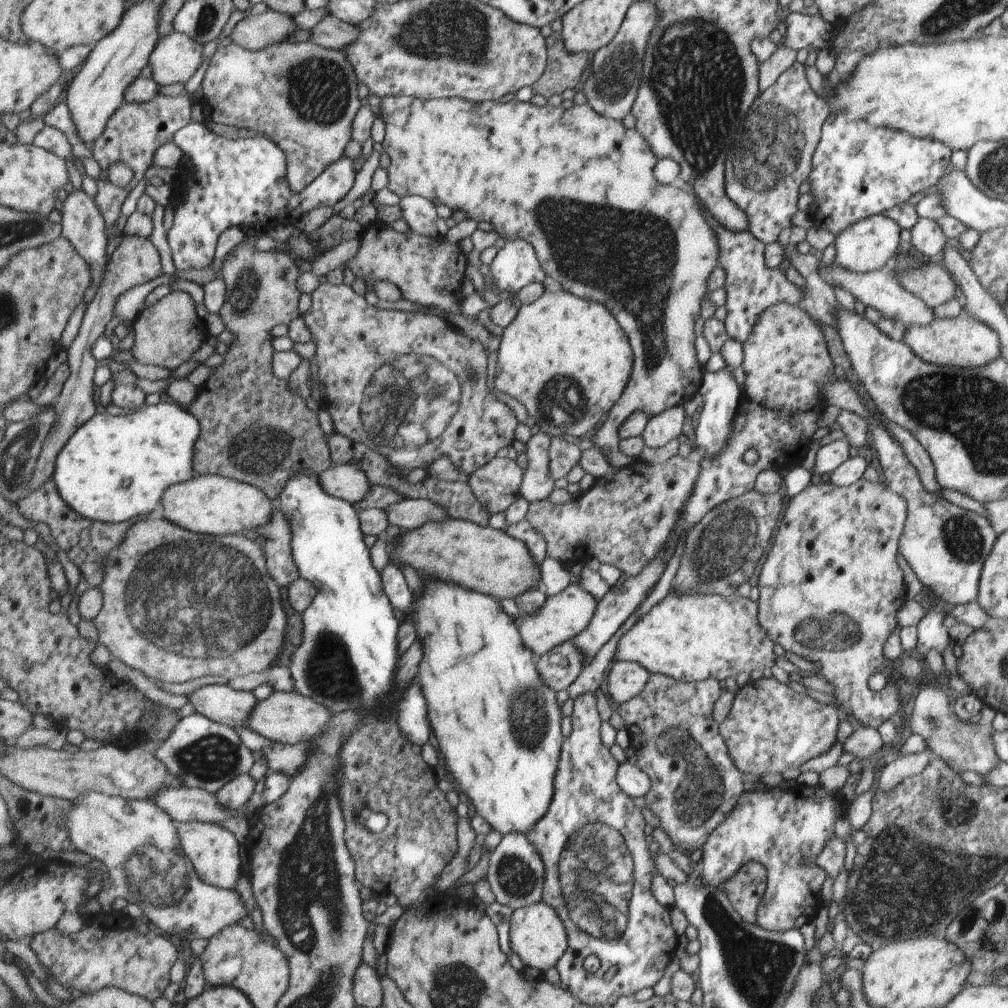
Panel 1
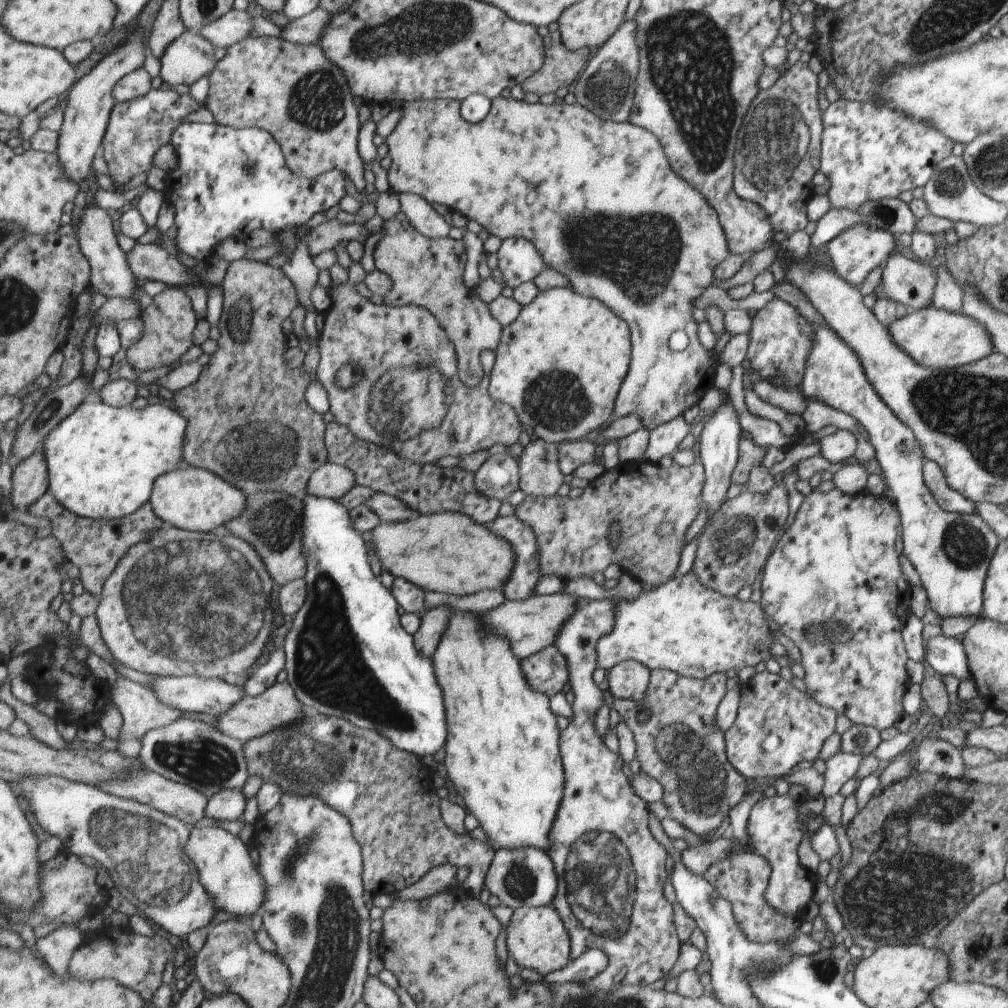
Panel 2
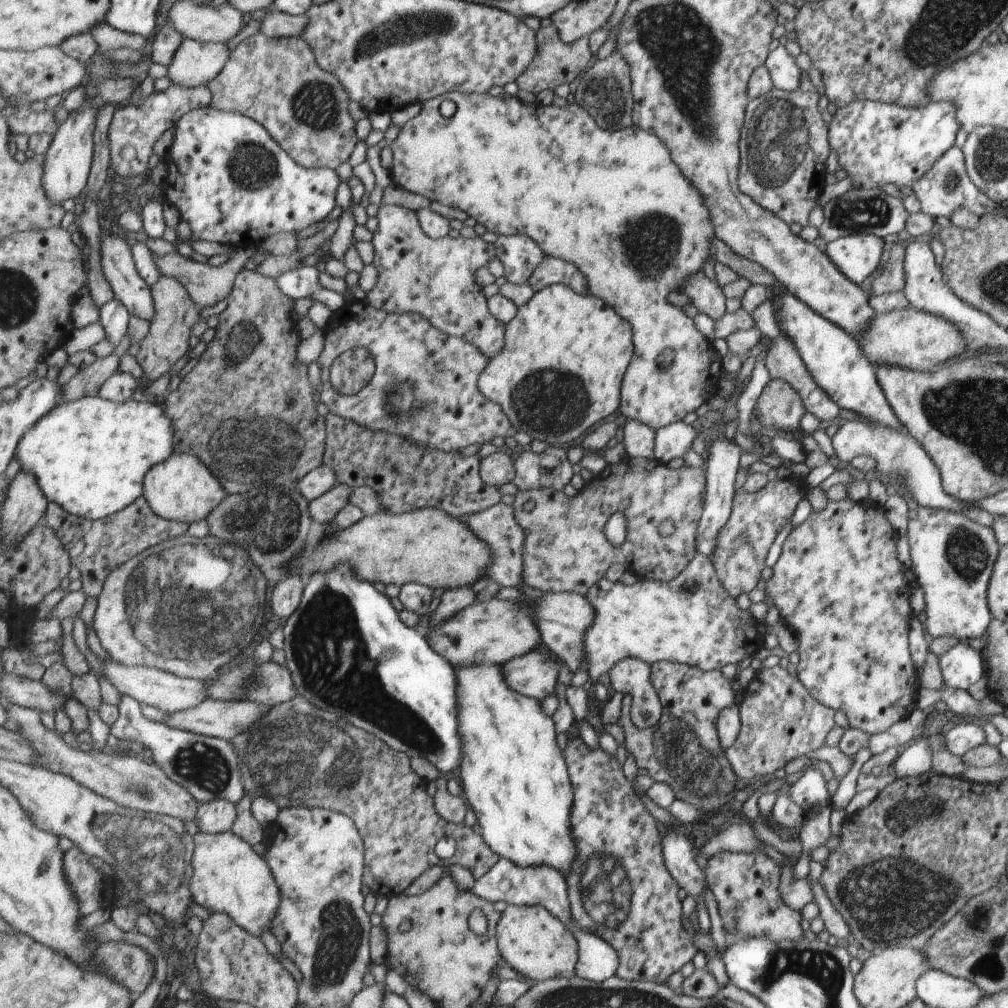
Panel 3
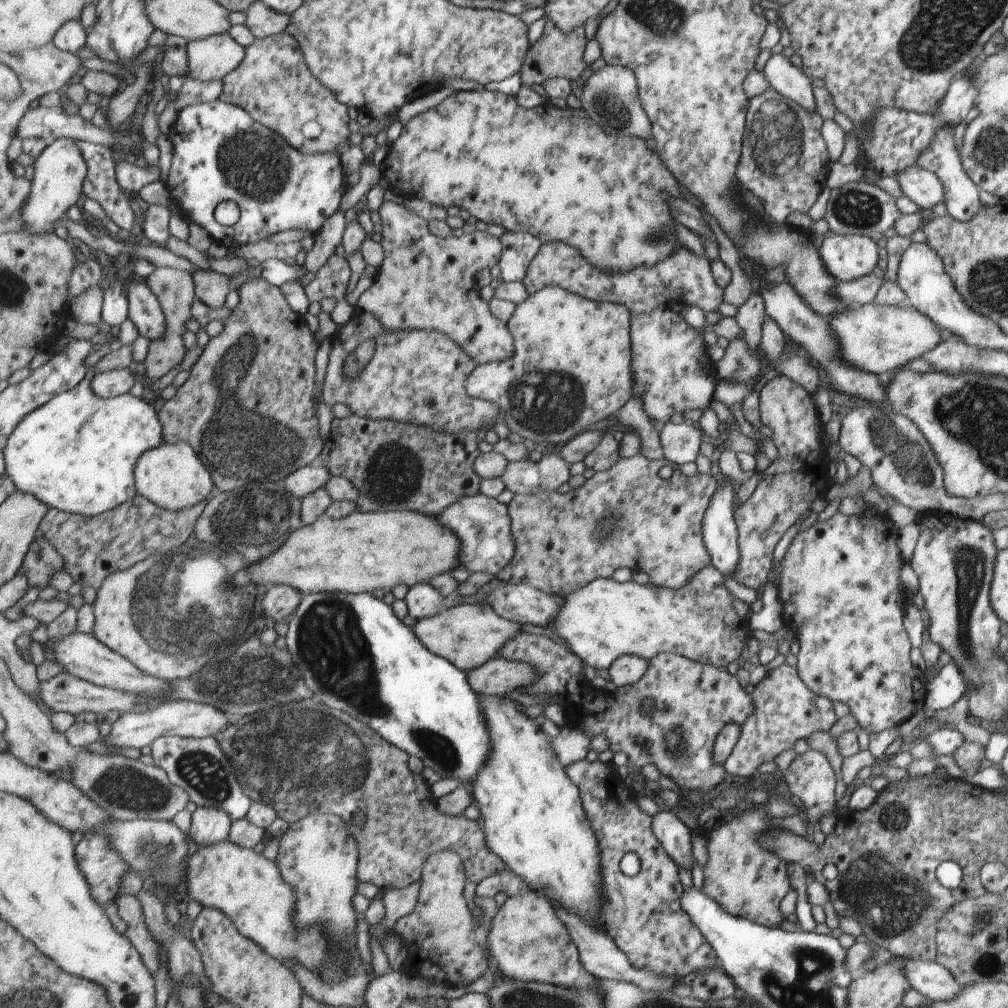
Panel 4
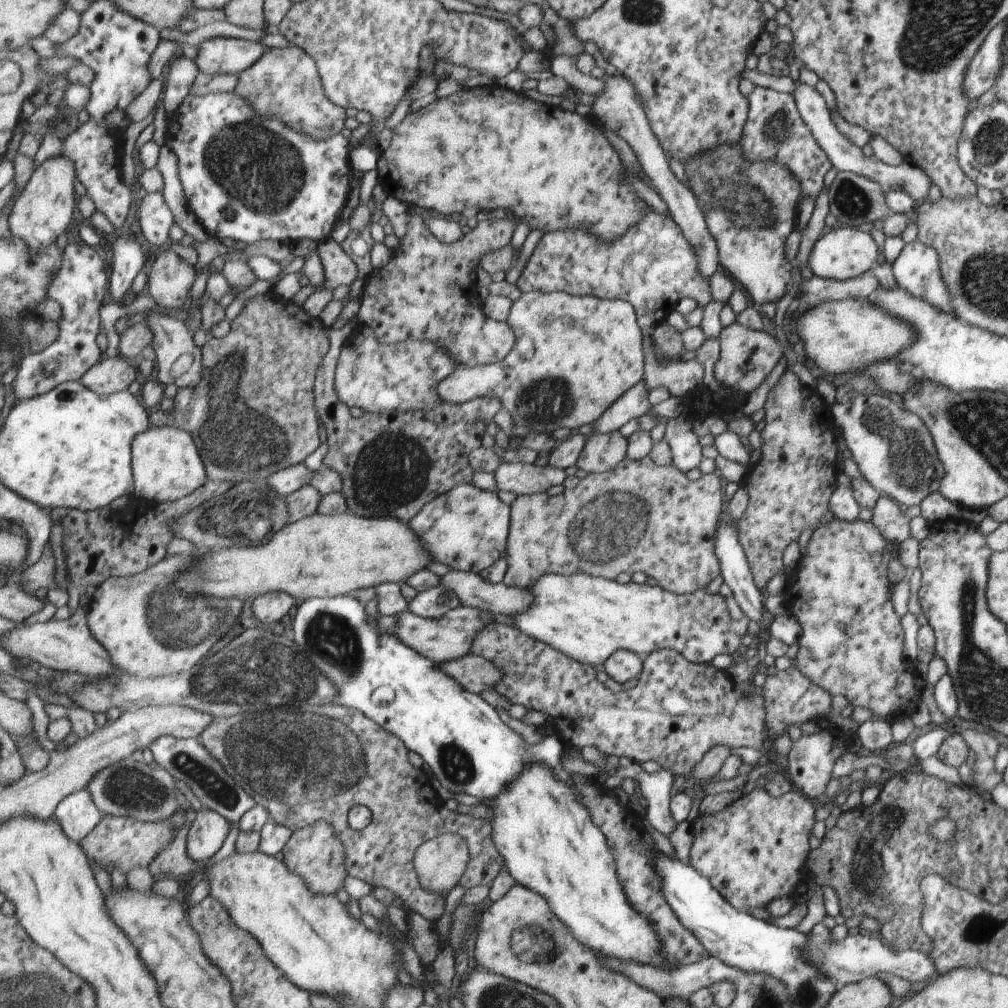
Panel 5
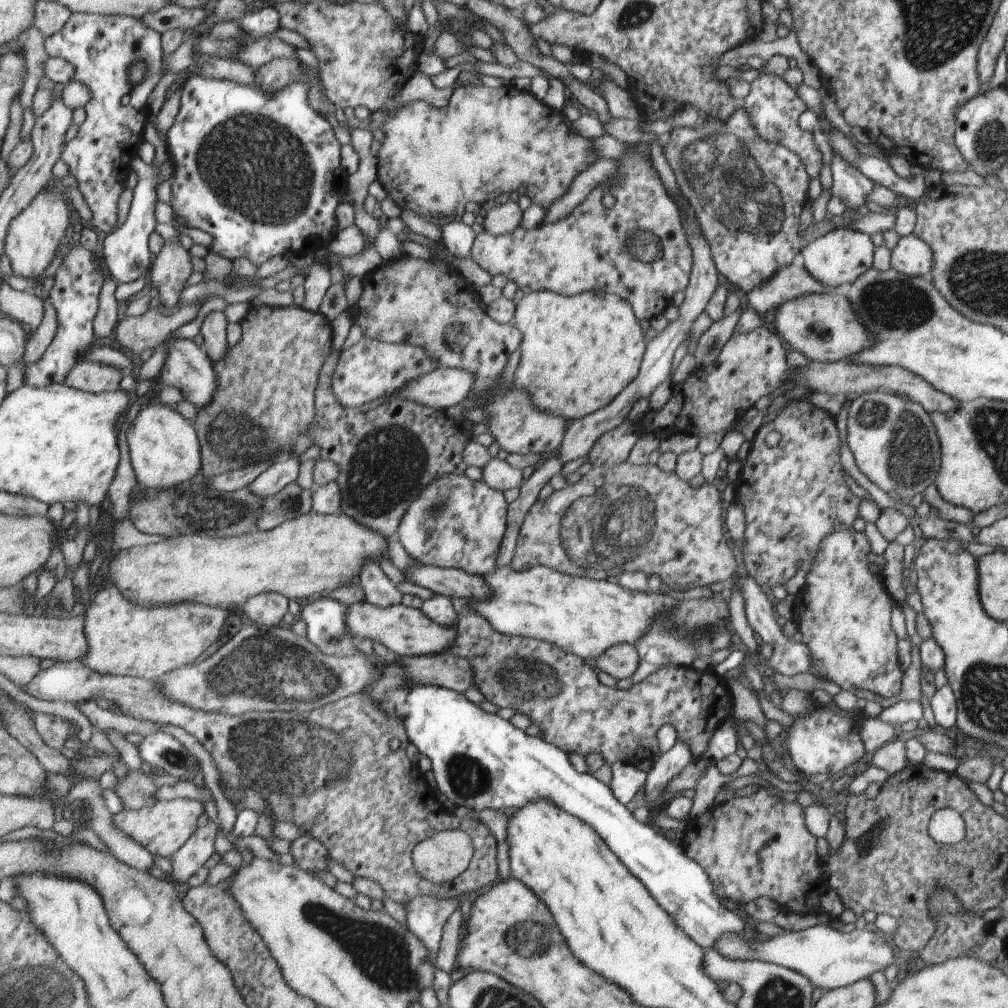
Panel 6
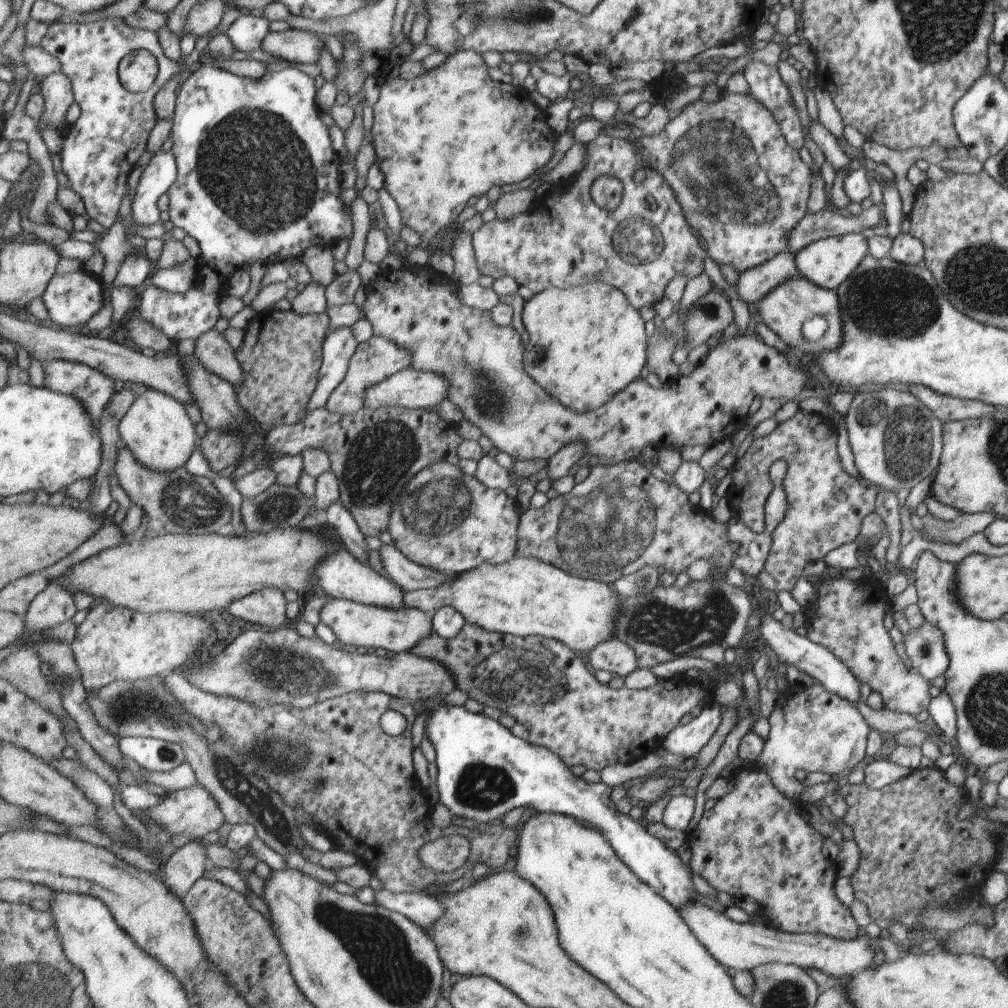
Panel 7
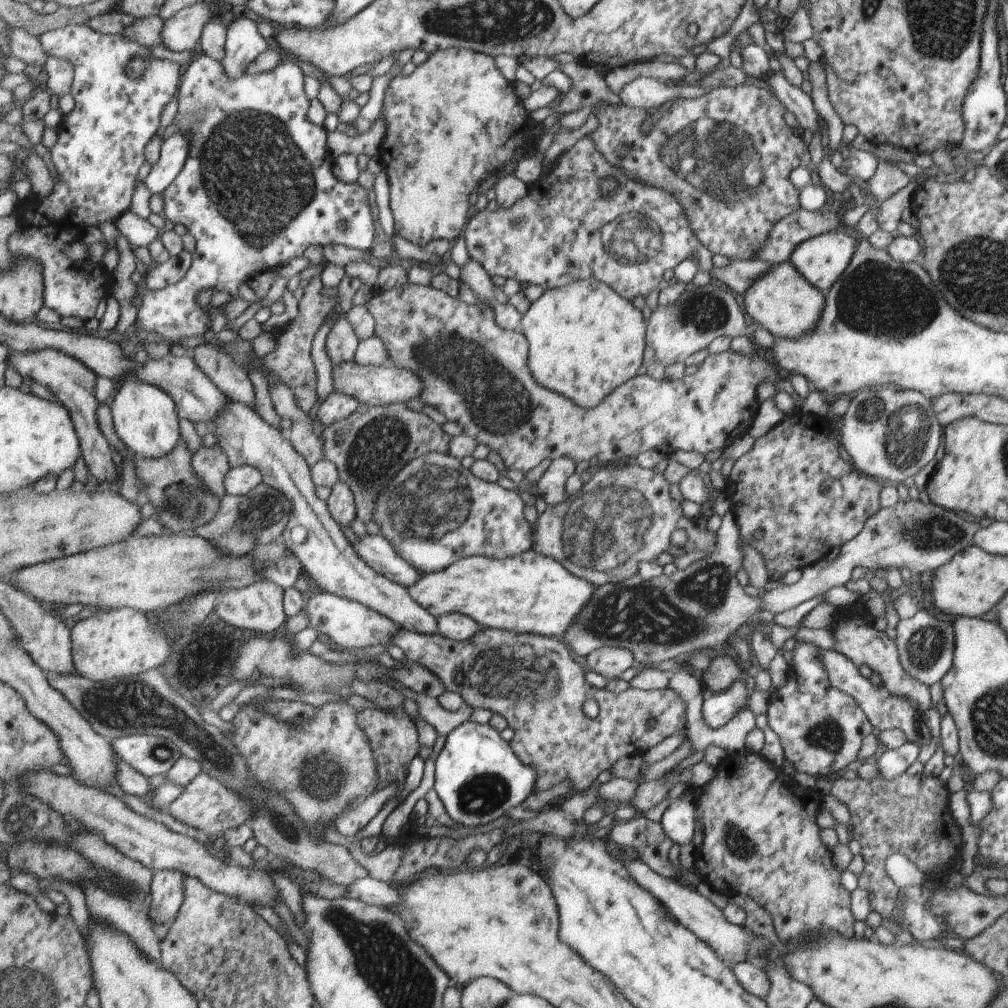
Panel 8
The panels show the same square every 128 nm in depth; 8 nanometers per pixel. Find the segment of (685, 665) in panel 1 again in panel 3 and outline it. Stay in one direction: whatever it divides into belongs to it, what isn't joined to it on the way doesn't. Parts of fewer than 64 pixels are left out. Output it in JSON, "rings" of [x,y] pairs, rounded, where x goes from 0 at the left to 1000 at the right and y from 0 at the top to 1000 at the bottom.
{"rings":[[[693,549],[666,575],[636,573],[621,581],[598,571],[580,591],[589,605],[588,619],[579,630],[582,669],[587,675],[624,652],[640,659],[664,656],[706,666],[719,659],[731,660],[757,641],[743,604],[731,603],[710,571],[703,552]]]}

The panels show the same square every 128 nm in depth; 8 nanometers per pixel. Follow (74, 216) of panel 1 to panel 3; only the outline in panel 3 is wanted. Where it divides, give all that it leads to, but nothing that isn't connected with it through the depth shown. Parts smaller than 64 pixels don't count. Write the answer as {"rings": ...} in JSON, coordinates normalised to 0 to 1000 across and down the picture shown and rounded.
{"rings":[[[108,229],[99,231],[99,266],[102,275],[109,283],[113,295],[118,297],[129,310],[130,313],[152,319],[155,311],[154,297],[151,293],[151,286],[142,278],[136,266],[134,258],[130,252],[128,241],[117,233]]]}

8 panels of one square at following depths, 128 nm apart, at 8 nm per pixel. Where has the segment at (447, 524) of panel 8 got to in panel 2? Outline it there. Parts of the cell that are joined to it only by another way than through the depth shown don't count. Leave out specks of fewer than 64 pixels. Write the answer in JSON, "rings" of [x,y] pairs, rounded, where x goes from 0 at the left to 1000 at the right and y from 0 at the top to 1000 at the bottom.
{"rings":[[[511,511],[493,513],[486,523],[493,532],[499,533],[510,546],[510,563],[504,577],[498,582],[503,596],[520,596],[530,589],[534,578],[535,556],[527,523]]]}

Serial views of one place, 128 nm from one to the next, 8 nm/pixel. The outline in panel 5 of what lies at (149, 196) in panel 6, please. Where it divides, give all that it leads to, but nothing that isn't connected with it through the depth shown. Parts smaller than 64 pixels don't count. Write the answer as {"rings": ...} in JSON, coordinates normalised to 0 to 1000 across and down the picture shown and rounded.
{"rings":[[[133,233],[120,234],[114,242],[114,260],[110,265],[107,297],[118,300],[130,289],[136,272],[144,264],[146,253],[140,246],[140,240]]]}

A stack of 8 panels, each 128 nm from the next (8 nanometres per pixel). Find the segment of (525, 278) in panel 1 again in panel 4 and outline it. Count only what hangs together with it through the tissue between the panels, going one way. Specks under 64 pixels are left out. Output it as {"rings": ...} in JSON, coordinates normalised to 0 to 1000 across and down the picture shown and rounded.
{"rings":[[[501,229],[494,237],[497,250],[493,264],[497,278],[500,281],[518,279],[538,240],[532,234],[517,229]]]}

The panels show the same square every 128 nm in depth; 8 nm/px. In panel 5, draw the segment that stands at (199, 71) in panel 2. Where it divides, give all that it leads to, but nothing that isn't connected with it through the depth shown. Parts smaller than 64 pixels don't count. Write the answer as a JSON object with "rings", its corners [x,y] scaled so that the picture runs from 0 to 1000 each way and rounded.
{"rings":[[[211,38],[197,45],[192,62],[205,73],[236,73],[259,60],[265,46],[235,38]]]}

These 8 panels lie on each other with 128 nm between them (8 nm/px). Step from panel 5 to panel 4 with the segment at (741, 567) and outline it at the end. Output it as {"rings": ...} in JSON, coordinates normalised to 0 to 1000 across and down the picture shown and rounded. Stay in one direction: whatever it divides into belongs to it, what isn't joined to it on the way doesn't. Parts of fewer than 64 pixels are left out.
{"rings":[[[723,476],[710,482],[705,496],[702,498],[701,506],[698,510],[698,543],[705,553],[704,560],[711,563],[712,566],[720,567],[720,570],[725,571],[728,566],[732,555],[732,544],[730,539],[730,520],[727,512],[727,497],[729,492]]]}

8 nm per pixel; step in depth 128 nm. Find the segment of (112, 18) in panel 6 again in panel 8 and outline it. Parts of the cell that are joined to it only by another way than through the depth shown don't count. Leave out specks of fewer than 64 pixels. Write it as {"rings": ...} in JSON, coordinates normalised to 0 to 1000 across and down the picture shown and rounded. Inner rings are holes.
{"rings":[[[86,23],[81,25],[68,25],[62,29],[54,29],[53,31],[47,31],[45,34],[40,36],[40,41],[43,43],[46,53],[51,57],[58,58],[66,58],[70,61],[70,63],[73,65],[74,75],[73,82],[71,85],[71,97],[74,99],[74,106],[72,107],[69,113],[66,113],[62,117],[62,120],[56,125],[59,132],[59,137],[57,143],[49,149],[50,159],[53,161],[53,165],[57,169],[58,179],[54,178],[55,187],[54,191],[42,199],[37,196],[35,198],[31,195],[26,200],[17,201],[16,208],[17,212],[20,214],[20,226],[16,233],[11,237],[11,247],[13,251],[21,253],[22,255],[29,255],[30,257],[39,257],[39,260],[43,262],[43,303],[50,306],[58,313],[67,314],[76,316],[79,319],[84,319],[90,317],[90,315],[95,315],[97,305],[99,304],[99,299],[101,299],[102,292],[97,289],[97,284],[93,284],[90,278],[82,278],[84,276],[84,271],[81,270],[82,262],[90,262],[92,264],[92,270],[104,270],[103,274],[106,274],[108,270],[104,268],[102,262],[94,263],[92,259],[88,257],[73,259],[71,256],[68,256],[67,253],[63,250],[63,244],[68,242],[76,236],[81,237],[84,234],[85,227],[87,225],[87,220],[100,220],[104,216],[98,216],[96,208],[124,208],[124,206],[130,206],[130,200],[132,200],[132,192],[134,192],[134,181],[137,179],[139,174],[140,166],[146,161],[145,159],[145,147],[147,141],[154,135],[157,135],[160,132],[160,116],[162,111],[162,106],[170,101],[174,95],[177,95],[179,91],[179,81],[181,80],[182,74],[180,74],[180,65],[170,60],[153,58],[150,57],[150,48],[146,45],[141,45],[138,41],[133,41],[120,33],[115,35],[107,35],[101,32],[96,32],[96,29],[93,29],[91,26],[88,26]],[[136,57],[144,57],[148,61],[148,67],[145,69],[145,72],[137,78],[131,78],[129,75],[126,75],[125,65],[128,63],[129,60]]]}

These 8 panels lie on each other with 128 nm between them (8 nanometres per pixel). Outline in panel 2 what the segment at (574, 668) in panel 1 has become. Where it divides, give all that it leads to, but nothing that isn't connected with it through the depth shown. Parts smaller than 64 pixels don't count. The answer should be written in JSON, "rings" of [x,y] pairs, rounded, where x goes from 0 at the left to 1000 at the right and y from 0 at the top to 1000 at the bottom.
{"rings":[[[551,640],[521,652],[517,655],[517,665],[527,683],[545,690],[555,688],[563,676],[563,655]]]}

